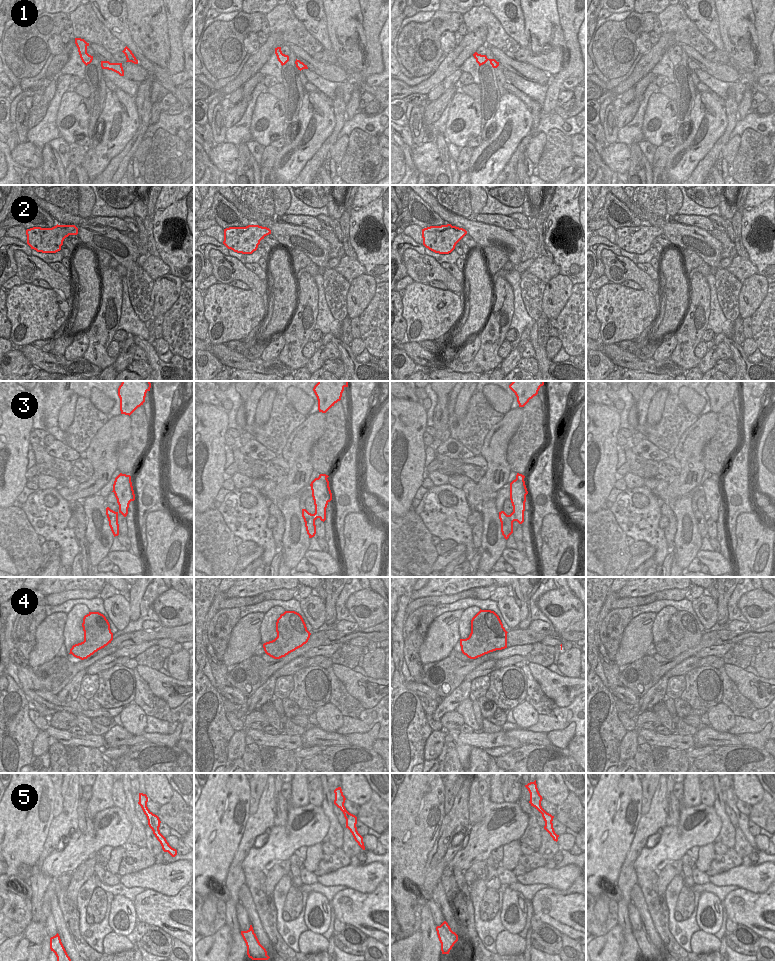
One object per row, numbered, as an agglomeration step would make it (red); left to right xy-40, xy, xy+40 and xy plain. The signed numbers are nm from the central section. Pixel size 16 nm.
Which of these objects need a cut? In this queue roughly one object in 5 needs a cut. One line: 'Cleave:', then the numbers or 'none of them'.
Cleave: 3, 4

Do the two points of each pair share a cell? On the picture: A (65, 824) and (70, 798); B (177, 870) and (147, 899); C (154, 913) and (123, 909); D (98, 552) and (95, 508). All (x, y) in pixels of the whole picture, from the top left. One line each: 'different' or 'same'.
A: same
B: different
C: different
D: same

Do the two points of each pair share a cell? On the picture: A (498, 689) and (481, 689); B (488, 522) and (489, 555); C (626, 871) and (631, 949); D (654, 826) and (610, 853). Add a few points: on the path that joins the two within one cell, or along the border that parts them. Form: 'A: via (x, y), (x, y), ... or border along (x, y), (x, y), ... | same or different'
A: border along (489, 675), (489, 687), (484, 695) | different
B: via (489, 530), (489, 547) | same
C: via (625, 890), (623, 923), (627, 930) | same
D: border along (641, 817), (624, 861) | different

